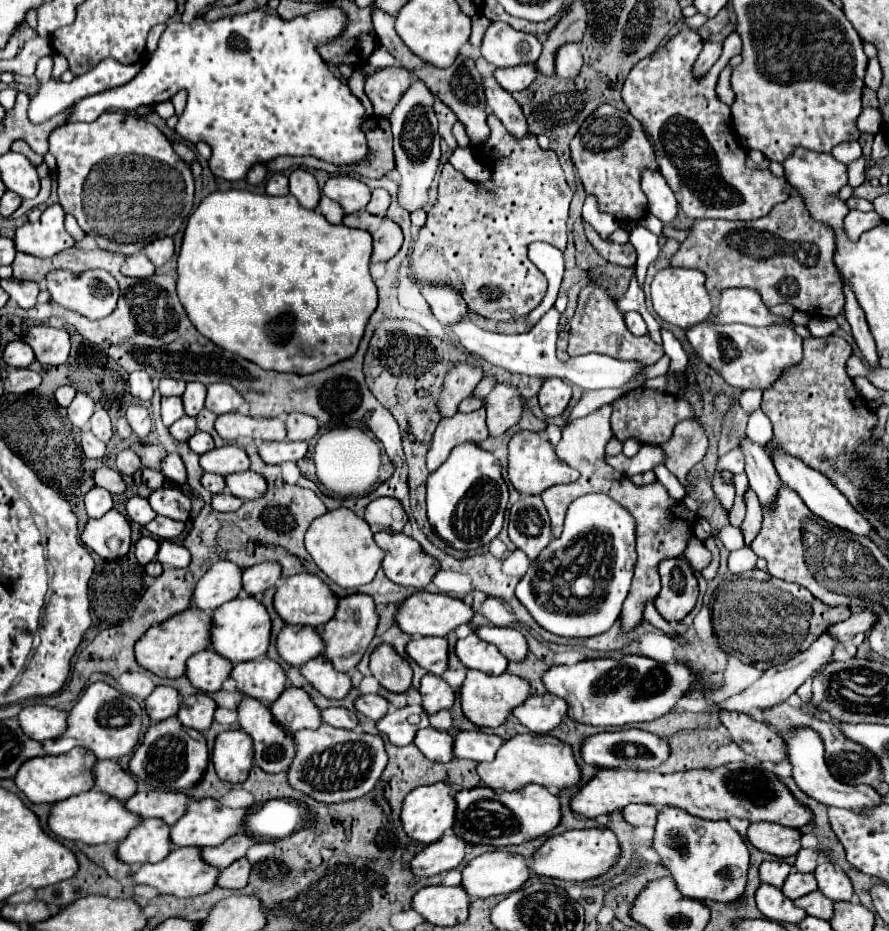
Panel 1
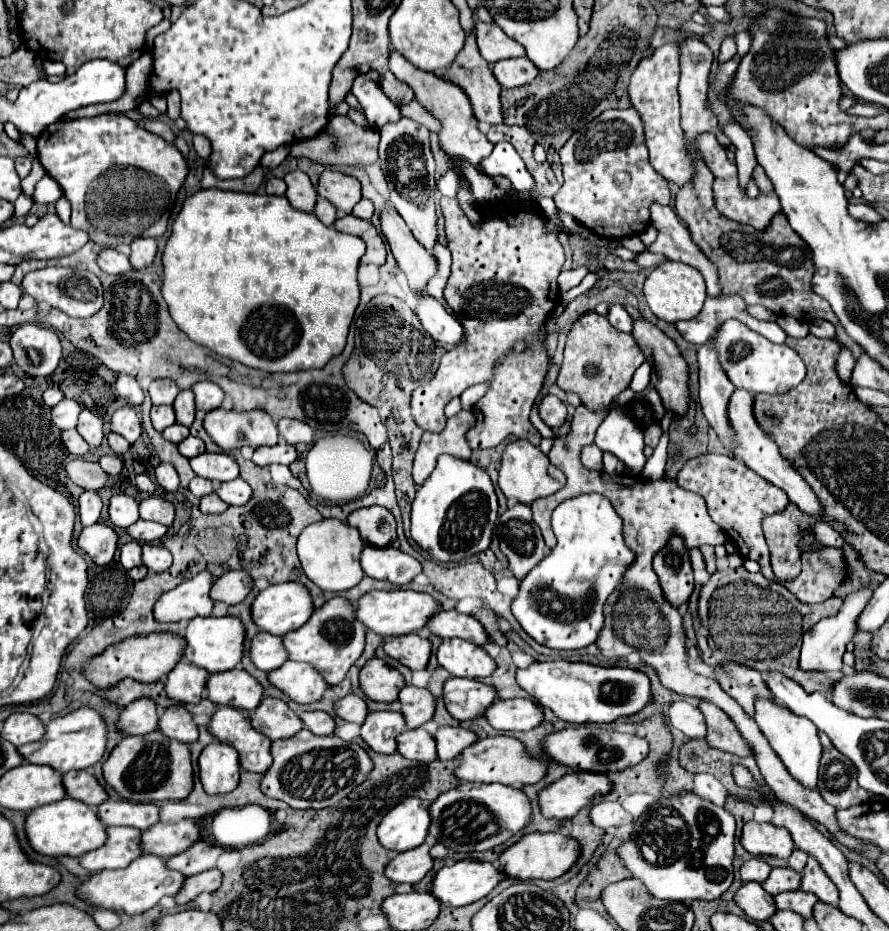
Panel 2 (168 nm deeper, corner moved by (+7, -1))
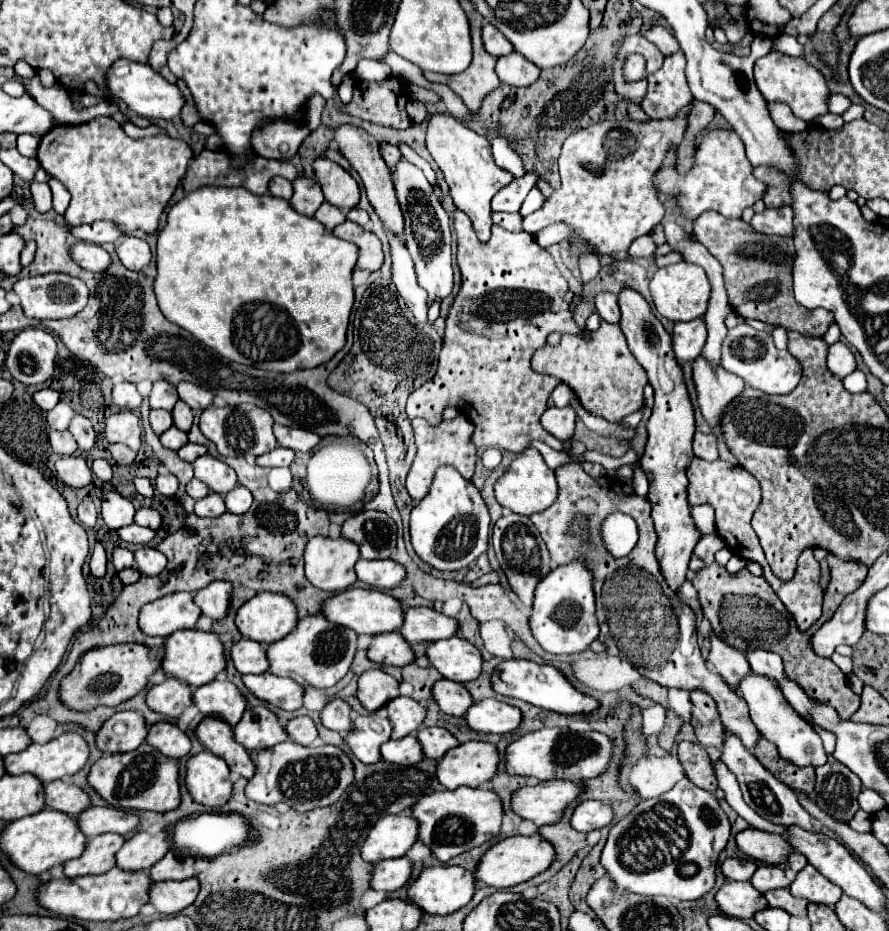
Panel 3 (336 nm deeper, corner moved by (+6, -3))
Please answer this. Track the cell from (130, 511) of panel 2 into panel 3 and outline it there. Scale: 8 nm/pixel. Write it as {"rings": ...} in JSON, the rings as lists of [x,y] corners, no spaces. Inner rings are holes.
{"rings":[[[106,492],[102,498],[102,510],[100,510],[104,522],[112,530],[120,530],[122,526],[130,526],[134,522],[136,508],[130,500],[120,496],[118,492]]]}

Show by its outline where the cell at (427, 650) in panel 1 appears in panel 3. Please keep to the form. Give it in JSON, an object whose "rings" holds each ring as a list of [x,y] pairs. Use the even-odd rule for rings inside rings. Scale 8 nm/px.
{"rings":[[[388,632],[388,634],[378,634],[374,636],[372,644],[368,646],[368,658],[374,660],[376,664],[390,664],[390,666],[408,666],[414,662],[414,650],[408,642],[404,642],[404,638],[400,638],[400,632]]]}

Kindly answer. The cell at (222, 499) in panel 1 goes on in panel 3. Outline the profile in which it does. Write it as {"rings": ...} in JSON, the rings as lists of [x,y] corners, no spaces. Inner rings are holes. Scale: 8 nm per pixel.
{"rings":[[[210,492],[206,498],[196,500],[194,512],[196,512],[196,516],[220,516],[220,514],[226,512],[224,498],[216,492]]]}

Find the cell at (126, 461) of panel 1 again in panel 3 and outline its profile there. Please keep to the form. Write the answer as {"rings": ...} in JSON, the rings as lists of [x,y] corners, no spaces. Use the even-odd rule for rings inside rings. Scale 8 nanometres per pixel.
{"rings":[[[102,458],[94,460],[92,462],[92,472],[94,472],[94,476],[98,476],[104,482],[112,480],[112,464],[108,460],[102,460]]]}

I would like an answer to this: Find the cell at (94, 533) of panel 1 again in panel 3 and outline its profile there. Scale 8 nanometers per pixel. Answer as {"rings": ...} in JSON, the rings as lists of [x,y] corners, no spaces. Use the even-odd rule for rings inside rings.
{"rings":[[[100,542],[94,544],[94,550],[92,550],[92,558],[90,558],[90,572],[92,576],[104,576],[106,574],[106,550]]]}

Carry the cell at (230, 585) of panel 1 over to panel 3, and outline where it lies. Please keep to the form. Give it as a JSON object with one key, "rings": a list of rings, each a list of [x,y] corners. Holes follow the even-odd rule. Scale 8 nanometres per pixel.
{"rings":[[[176,592],[140,610],[140,628],[150,636],[168,636],[182,628],[194,628],[200,618],[200,608],[192,602],[190,592]]]}

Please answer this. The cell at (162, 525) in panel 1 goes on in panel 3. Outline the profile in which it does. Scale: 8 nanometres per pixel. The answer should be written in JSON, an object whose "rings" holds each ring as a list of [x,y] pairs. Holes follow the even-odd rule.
{"rings":[[[130,524],[130,526],[120,528],[120,530],[118,530],[118,536],[120,536],[124,542],[130,542],[130,544],[148,544],[150,540],[154,540],[156,530],[144,528],[144,526],[138,526],[138,524]]]}

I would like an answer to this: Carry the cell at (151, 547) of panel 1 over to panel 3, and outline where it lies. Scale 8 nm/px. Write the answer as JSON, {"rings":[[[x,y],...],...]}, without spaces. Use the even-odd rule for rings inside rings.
{"rings":[[[118,546],[118,548],[112,552],[112,564],[114,564],[116,570],[132,568],[132,566],[134,566],[134,554],[132,554],[132,550]]]}

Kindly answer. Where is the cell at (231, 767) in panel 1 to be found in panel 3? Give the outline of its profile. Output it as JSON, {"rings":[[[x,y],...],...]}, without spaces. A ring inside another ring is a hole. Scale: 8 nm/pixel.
{"rings":[[[204,750],[188,760],[186,786],[192,798],[204,806],[222,806],[232,796],[228,764]]]}

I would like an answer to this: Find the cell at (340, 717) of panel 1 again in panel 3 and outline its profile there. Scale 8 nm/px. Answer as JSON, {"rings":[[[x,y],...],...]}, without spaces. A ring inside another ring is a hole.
{"rings":[[[298,716],[298,718],[290,720],[286,724],[286,732],[288,732],[290,740],[294,740],[298,744],[304,744],[304,746],[314,744],[314,740],[318,738],[318,730],[316,730],[310,716]]]}

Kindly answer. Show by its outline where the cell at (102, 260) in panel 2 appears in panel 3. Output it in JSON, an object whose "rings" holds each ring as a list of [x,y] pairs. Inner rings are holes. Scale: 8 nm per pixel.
{"rings":[[[76,242],[72,246],[72,258],[76,264],[90,272],[104,272],[110,266],[110,254],[98,246],[98,244],[88,244],[88,242]]]}

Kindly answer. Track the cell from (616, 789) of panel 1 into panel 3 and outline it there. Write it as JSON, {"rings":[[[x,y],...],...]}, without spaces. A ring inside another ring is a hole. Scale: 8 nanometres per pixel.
{"rings":[[[548,780],[536,786],[524,786],[512,796],[512,808],[524,820],[532,820],[538,826],[556,824],[566,806],[584,792],[584,784],[568,780]]]}

